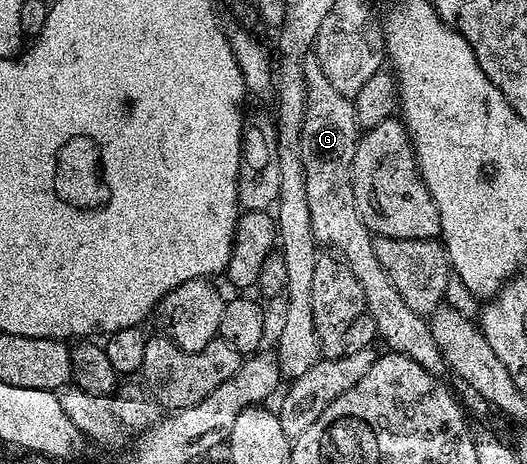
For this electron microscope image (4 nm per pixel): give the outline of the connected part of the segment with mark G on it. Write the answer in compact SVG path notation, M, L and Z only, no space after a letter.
M313 54L303 57L303 73L307 83L307 109L299 135L299 149L305 172L309 222L315 239L320 245L328 244L331 247L328 249L338 254L349 266L349 270L353 270L357 282L361 282L367 303L365 312L373 318L373 322L377 322L378 339L384 340L390 351L413 358L417 366L442 377L445 372L443 355L437 342L433 342L430 323L409 310L409 306L405 306L405 298L397 294L397 286L393 286L389 274L385 274L385 266L381 266L377 258L377 250L373 250L373 233L365 226L353 198L351 163L355 141L359 139L361 129L355 123L352 97L334 89Z

